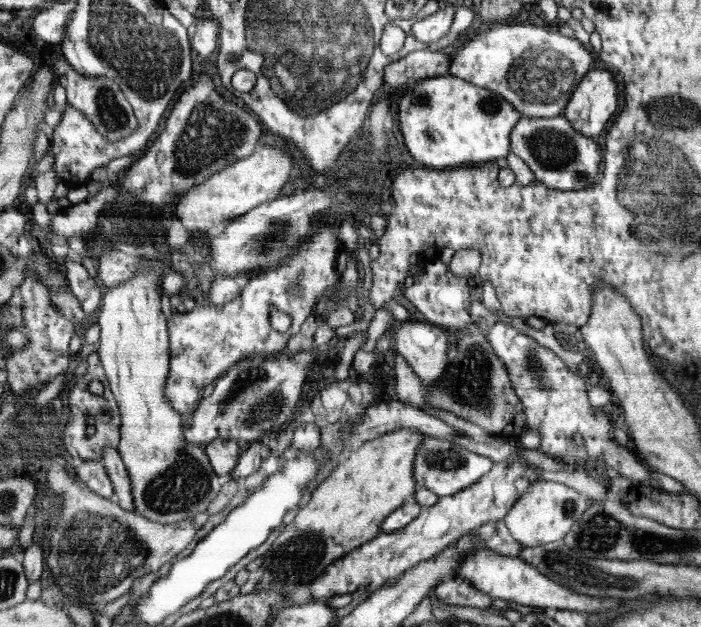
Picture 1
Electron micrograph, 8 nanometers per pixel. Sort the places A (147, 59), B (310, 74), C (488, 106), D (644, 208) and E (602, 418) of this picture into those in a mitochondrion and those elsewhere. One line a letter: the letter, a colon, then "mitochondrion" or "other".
A: mitochondrion
B: mitochondrion
C: mitochondrion
D: mitochondrion
E: other

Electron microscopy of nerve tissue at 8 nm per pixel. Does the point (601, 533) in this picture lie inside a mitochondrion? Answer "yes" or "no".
yes

